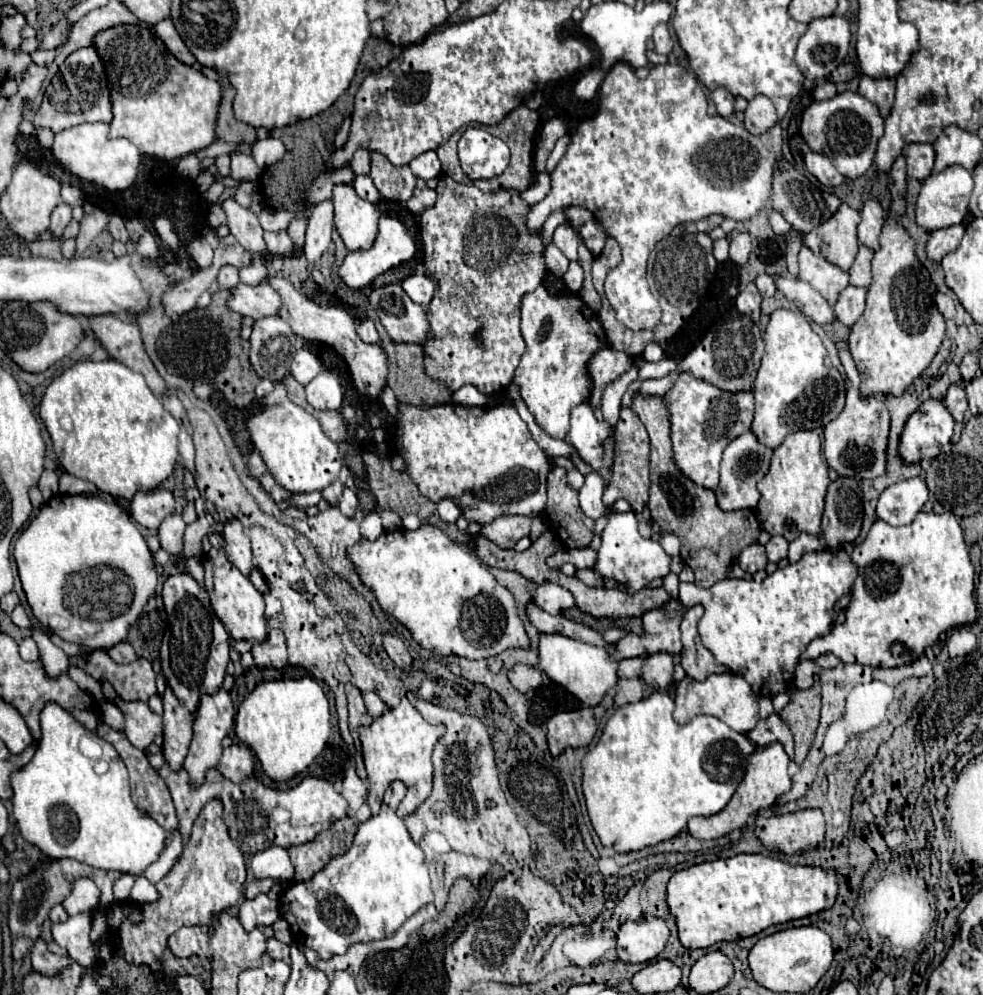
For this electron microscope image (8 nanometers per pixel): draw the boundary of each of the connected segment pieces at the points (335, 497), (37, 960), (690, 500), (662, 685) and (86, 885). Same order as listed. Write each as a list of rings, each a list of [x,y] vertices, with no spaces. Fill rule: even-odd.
[[[335,481],[335,483],[331,483],[329,487],[325,487],[323,489],[323,499],[327,499],[327,503],[329,505],[337,505],[337,501],[341,499],[341,491],[343,491],[343,481]]]
[[[39,937],[33,947],[31,947],[31,963],[33,963],[33,969],[39,971],[39,973],[45,973],[45,975],[55,975],[57,971],[61,971],[63,967],[67,967],[71,963],[71,959],[65,955],[65,957],[57,957],[53,953],[47,951],[47,945],[45,941]]]
[[[639,391],[633,393],[631,409],[641,417],[647,427],[651,439],[651,485],[649,485],[649,509],[655,523],[659,523],[661,531],[675,533],[681,541],[681,559],[695,573],[695,583],[701,587],[709,587],[721,579],[729,577],[729,569],[739,557],[741,549],[757,543],[759,537],[759,521],[755,511],[739,509],[739,511],[721,511],[715,501],[715,493],[711,489],[699,487],[683,471],[675,465],[673,445],[671,445],[671,421],[669,409],[665,405],[665,397],[645,397]]]
[[[655,653],[647,657],[643,679],[649,687],[657,691],[665,691],[673,681],[673,657],[669,653]]]
[[[77,879],[73,881],[73,891],[65,897],[63,907],[69,915],[79,913],[93,913],[99,905],[99,889],[91,879]]]

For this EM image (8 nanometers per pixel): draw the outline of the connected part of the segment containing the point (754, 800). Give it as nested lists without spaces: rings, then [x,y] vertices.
[[[773,743],[769,747],[757,747],[755,753],[747,759],[745,779],[739,783],[739,787],[737,787],[735,795],[731,797],[729,805],[717,815],[689,819],[689,827],[687,827],[689,835],[699,839],[699,841],[709,841],[709,839],[725,837],[731,831],[743,829],[751,815],[757,815],[763,809],[771,809],[775,799],[791,789],[791,779],[787,775],[787,765],[789,765],[789,757],[787,757],[787,753],[783,751],[783,747],[779,743]]]

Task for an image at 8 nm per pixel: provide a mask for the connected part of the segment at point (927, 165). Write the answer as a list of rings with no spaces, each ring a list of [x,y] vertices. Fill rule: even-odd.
[[[929,143],[905,145],[903,155],[907,157],[907,175],[913,179],[927,179],[935,165],[935,149]]]

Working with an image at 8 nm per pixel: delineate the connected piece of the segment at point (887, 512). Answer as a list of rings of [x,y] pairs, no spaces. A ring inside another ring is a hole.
[[[921,477],[901,481],[881,493],[877,517],[889,525],[909,525],[927,499],[929,491]]]

